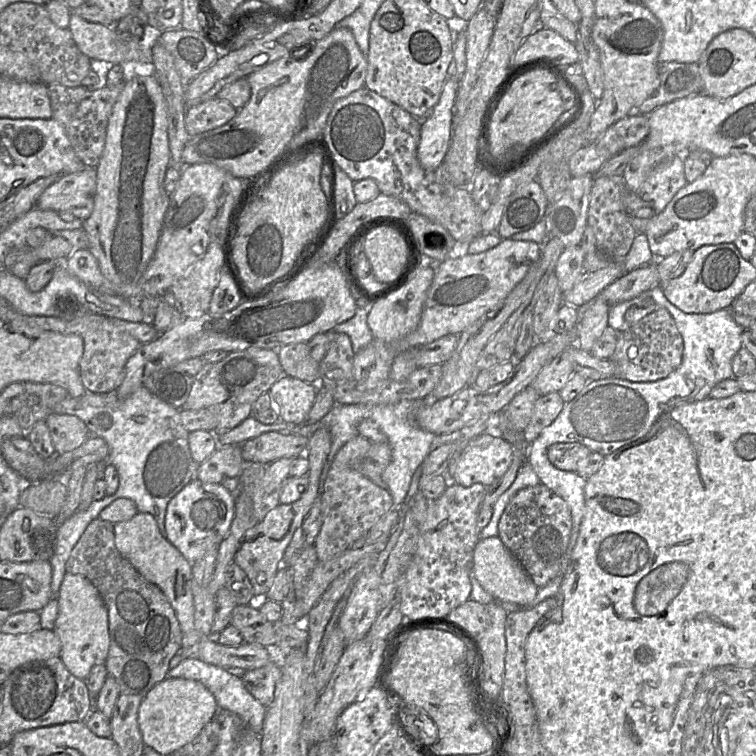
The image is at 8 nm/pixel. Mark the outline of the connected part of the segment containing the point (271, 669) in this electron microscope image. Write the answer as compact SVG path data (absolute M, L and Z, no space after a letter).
M273 661L260 668L245 671L241 675L247 690L265 707L273 702L280 677L281 668Z

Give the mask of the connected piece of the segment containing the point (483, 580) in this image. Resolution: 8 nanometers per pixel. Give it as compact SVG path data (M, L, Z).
M499 536L480 539L475 546L471 572L482 588L500 601L525 605L530 603L538 592L519 560L507 549Z

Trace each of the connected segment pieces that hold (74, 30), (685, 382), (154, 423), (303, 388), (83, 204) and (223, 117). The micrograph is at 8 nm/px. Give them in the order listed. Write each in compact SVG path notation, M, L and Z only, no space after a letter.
M72 12L70 16L69 30L79 50L84 55L89 57L90 60L103 61L108 63L109 65L122 65L123 67L125 67L125 69L127 69L129 76L138 75L134 73L134 70L139 70L139 69L143 71L148 71L144 73L151 73L154 75L154 64L152 62L152 49L149 49L148 45L146 45L146 40L144 40L144 33L141 38L141 45L139 45L137 48L130 48L129 43L124 41L121 38L120 34L112 26L105 26L100 23L88 22Z
M655 286L631 300L612 305L608 325L619 331L627 330L656 310L657 306L668 310L683 337L683 359L679 367L667 377L650 382L633 382L621 377L588 381L574 399L565 403L558 417L542 430L534 442L523 447L526 461L533 467L540 483L563 498L571 510L572 530L568 559L576 544L585 512L584 488L587 479L577 472L555 467L548 458L548 448L558 442L578 442L592 452L607 456L624 445L644 437L667 411L683 404L710 398L710 391L718 382L733 377L732 360L742 347L744 328L736 323L730 309L706 314L685 313L665 297L660 286Z
M144 386L139 387L126 399L119 399L116 391L108 393L93 393L86 391L80 397L67 396L53 408L54 413L69 414L80 418L88 427L90 435L103 439L109 446L108 461L111 463L119 477L119 486L113 495L105 496L101 500L93 501L84 510L77 510L72 516L56 527L55 549L50 559L52 569L51 592L52 599L39 611L40 628L53 630L58 615L57 596L63 578L66 574L65 565L72 549L85 531L88 524L99 517L100 512L118 498L132 500L140 513L151 514L159 527L161 534L165 537L165 517L169 501L180 492L196 476L198 464L191 455L189 447L189 431L181 423L179 409L167 404L153 395Z
M284 374L269 390L283 422L303 425L317 395L317 384L311 384Z
M84 167L76 173L63 174L38 198L35 207L55 212L69 212L87 219L94 207L97 186L96 169Z
M214 97L186 109L185 126L190 137L228 123L238 110L228 101Z

